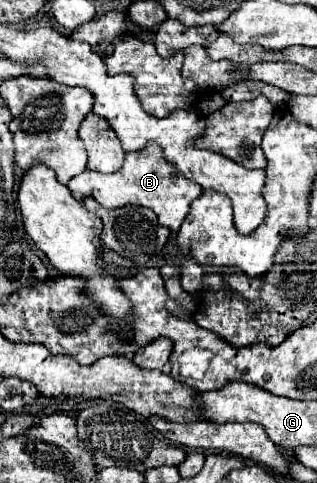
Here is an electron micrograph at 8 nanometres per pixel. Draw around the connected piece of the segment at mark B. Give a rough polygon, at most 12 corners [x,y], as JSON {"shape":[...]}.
{"shape":[[157,150],[119,172],[85,170],[69,190],[105,208],[147,206],[177,232],[203,188]]}

